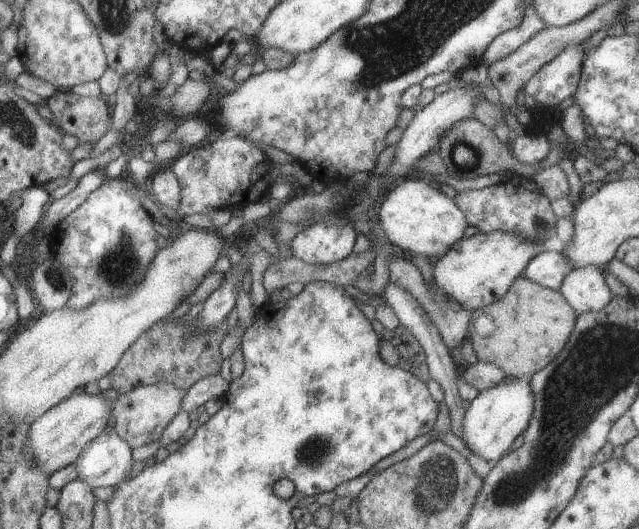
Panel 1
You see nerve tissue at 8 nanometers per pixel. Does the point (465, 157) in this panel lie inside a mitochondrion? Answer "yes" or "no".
yes

